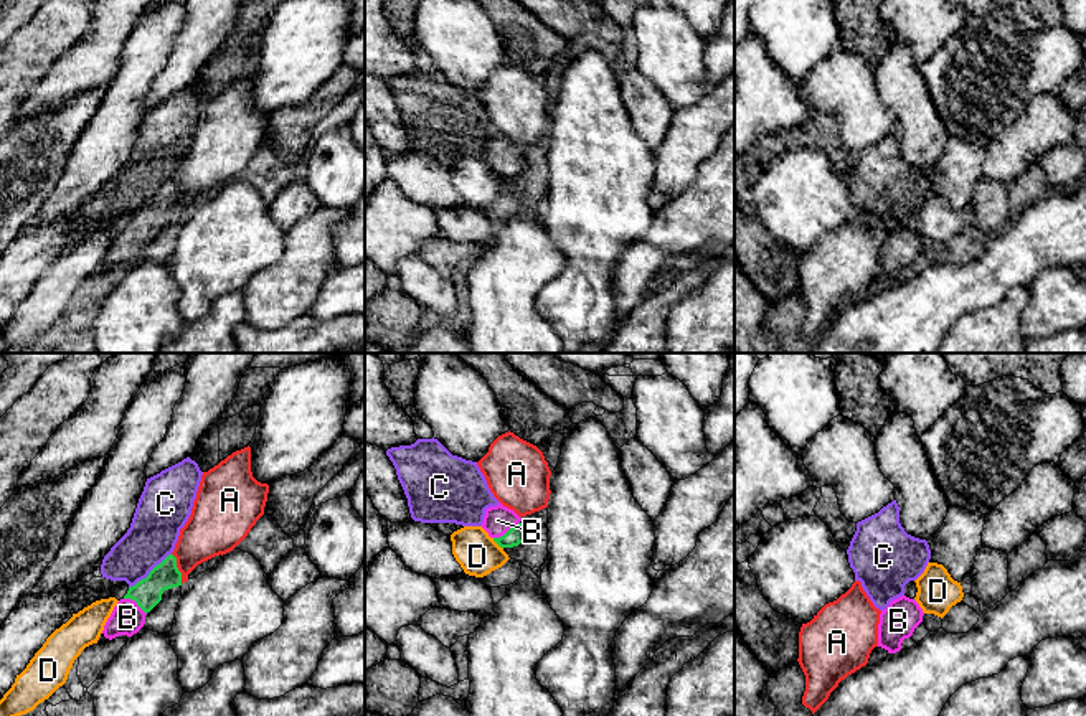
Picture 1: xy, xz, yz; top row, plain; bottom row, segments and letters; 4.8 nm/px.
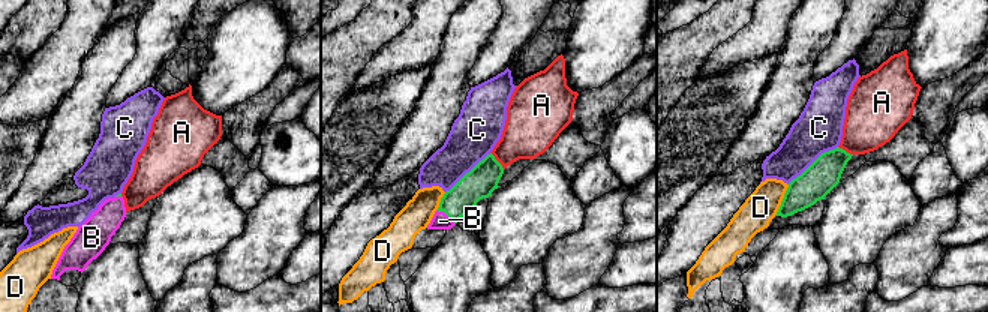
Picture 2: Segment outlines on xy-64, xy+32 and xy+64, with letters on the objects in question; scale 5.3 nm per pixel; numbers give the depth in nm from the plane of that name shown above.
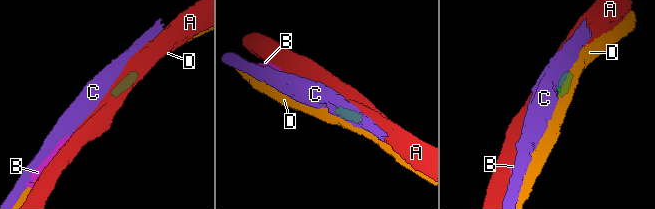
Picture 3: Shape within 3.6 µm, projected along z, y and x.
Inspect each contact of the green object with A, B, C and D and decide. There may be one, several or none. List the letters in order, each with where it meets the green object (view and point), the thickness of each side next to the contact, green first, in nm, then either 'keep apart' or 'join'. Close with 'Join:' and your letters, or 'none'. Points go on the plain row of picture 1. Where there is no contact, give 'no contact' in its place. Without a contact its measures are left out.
A: meets green in xy at (177, 198); 140 nm thick on the green side, 260 nm on the other; keep apart
B: meets green in xz at (507, 162); 90 nm thick on the green side, 140 nm on the other; join
C: meets green in xy at (149, 203); 140 nm thick on the green side, 240 nm on the other; keep apart
D: meets green in xz at (497, 174); 90 nm thick on the green side, 200 nm on the other; keep apart
Join: B

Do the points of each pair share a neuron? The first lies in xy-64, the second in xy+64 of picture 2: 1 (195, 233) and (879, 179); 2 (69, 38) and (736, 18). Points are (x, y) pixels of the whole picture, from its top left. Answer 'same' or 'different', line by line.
1: same
2: different

